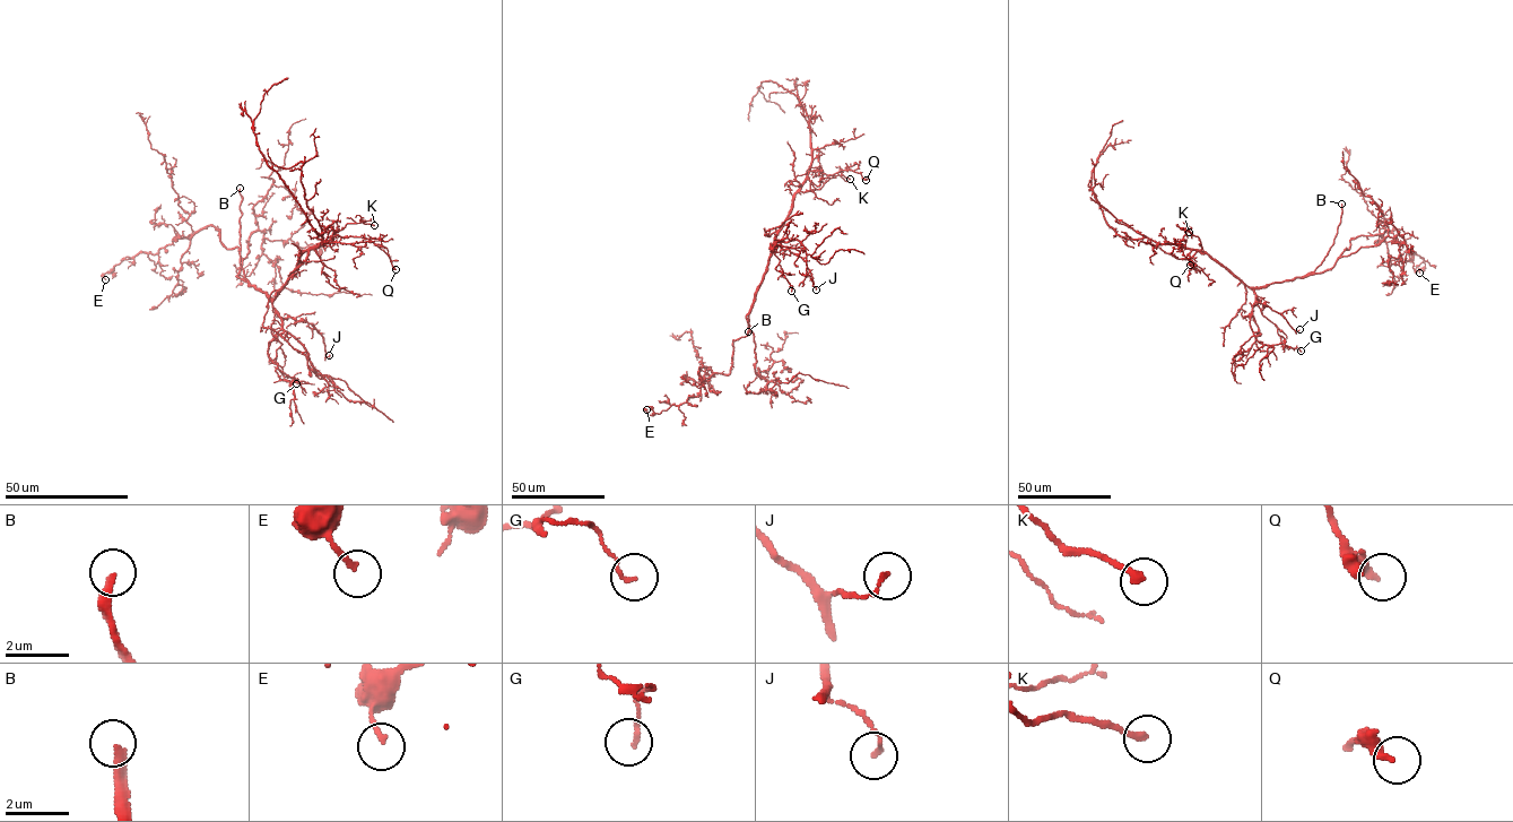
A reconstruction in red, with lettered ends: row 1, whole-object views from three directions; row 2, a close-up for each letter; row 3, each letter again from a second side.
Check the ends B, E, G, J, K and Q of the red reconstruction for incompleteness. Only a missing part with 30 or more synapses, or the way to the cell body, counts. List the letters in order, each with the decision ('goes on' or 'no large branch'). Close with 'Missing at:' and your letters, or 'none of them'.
B: goes on
E: no large branch
G: no large branch
J: no large branch
K: no large branch
Q: no large branch
Missing at: B

